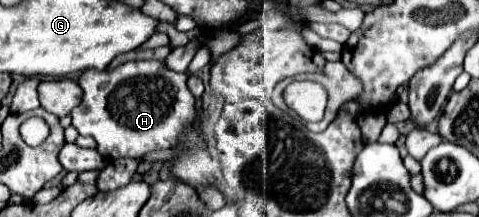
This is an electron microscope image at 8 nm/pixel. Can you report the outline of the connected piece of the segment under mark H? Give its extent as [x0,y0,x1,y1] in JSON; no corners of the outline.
[71,60,195,160]

